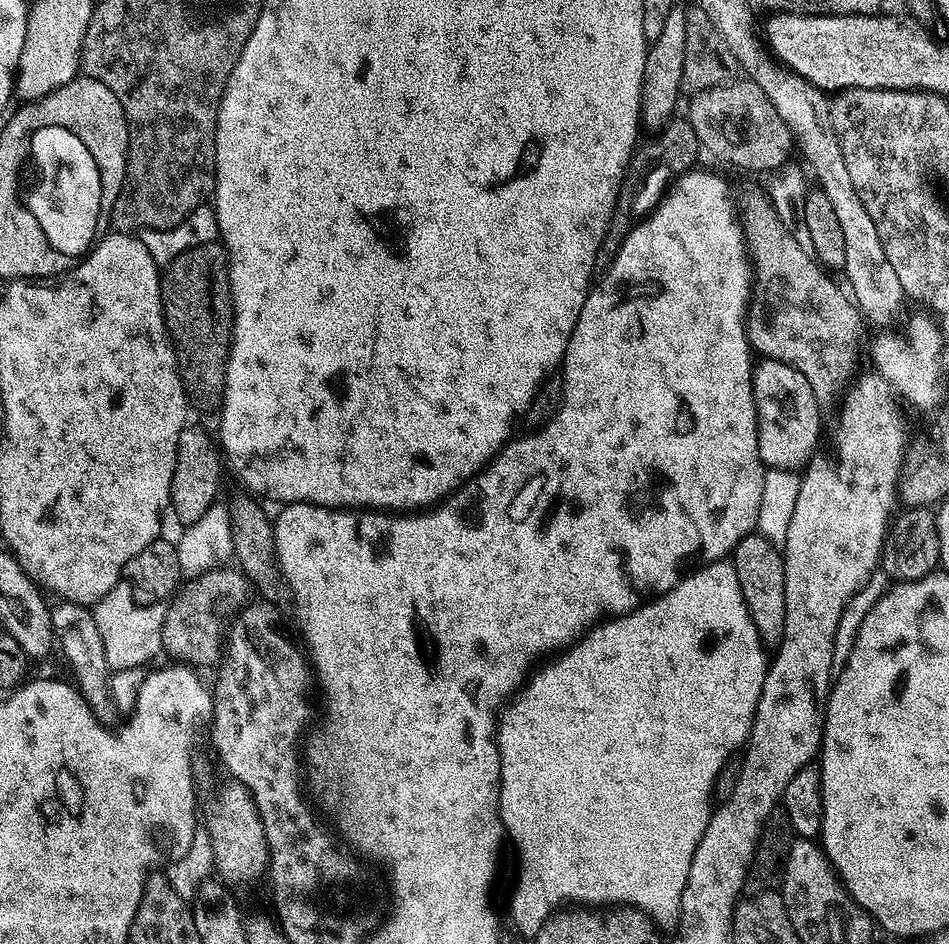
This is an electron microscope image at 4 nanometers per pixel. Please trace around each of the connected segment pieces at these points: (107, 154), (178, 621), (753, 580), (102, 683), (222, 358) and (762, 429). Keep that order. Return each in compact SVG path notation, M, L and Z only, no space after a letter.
M83 74L66 82L61 88L40 99L40 112L52 112L52 120L60 120L60 126L68 126L76 134L82 136L82 142L90 146L90 154L94 154L96 164L104 172L102 180L110 180L108 170L116 170L116 185L124 184L124 171L128 161L128 119L124 116L124 108L120 99L102 82Z
M219 566L185 579L167 601L162 618L162 652L172 659L169 661L180 666L219 665L226 625L250 593L248 577L235 567L228 567Z
M753 534L738 542L730 559L736 566L738 586L742 590L742 598L748 607L750 618L758 630L758 638L765 649L775 650L784 637L786 622L786 574L781 549L766 537Z
M67 602L57 605L52 608L52 631L58 641L58 648L64 651L64 656L72 667L71 679L74 681L74 687L80 693L80 697L88 703L97 720L105 726L111 725L110 722L117 718L118 711L109 691L110 669L106 662L106 650L102 650L98 626L92 617L92 608Z
M215 242L211 244L196 245L186 249L184 253L178 254L167 267L163 269L158 280L158 299L162 302L164 311L164 330L167 339L171 340L174 349L174 368L180 374L180 383L186 393L191 407L200 412L215 413L224 403L224 383L226 382L226 370L228 369L228 355L232 353L232 321L234 319L234 309L232 306L232 284L228 280L228 250L223 243Z
M764 358L753 367L752 393L756 399L756 429L761 462L769 469L803 469L817 451L816 443L820 440L822 409L816 395L810 390L810 382L800 369L774 366L771 359Z

